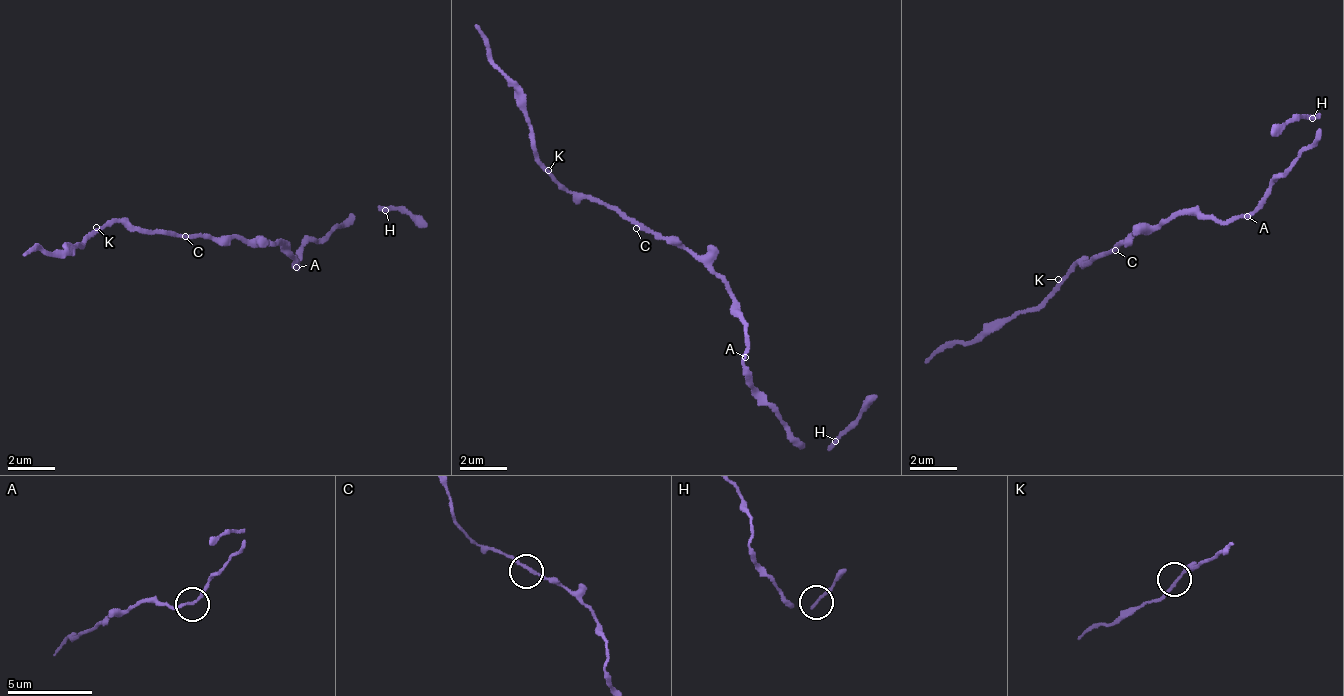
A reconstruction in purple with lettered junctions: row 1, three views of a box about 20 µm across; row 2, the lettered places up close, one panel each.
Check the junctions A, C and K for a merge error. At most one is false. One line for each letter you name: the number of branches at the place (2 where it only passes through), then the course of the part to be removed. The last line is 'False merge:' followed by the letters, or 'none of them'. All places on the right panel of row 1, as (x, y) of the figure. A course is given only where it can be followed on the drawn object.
False merge: none of them

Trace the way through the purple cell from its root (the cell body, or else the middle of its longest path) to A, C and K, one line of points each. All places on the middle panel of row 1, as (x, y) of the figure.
A: (688, 246), (723, 280), (729, 293), (729, 310), (747, 329), (747, 359)
C: (688, 246), (671, 247), (665, 239), (653, 239), (641, 228), (636, 228)
K: (688, 246), (671, 247), (665, 239), (653, 239), (606, 206), (601, 206), (595, 200), (577, 200), (548, 170)

